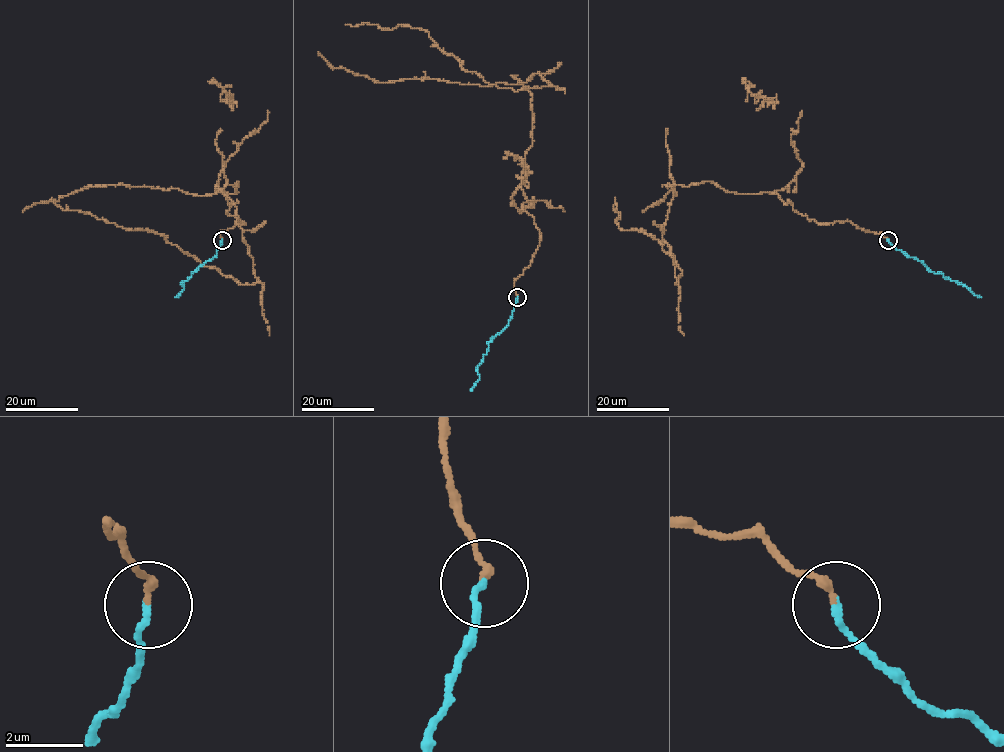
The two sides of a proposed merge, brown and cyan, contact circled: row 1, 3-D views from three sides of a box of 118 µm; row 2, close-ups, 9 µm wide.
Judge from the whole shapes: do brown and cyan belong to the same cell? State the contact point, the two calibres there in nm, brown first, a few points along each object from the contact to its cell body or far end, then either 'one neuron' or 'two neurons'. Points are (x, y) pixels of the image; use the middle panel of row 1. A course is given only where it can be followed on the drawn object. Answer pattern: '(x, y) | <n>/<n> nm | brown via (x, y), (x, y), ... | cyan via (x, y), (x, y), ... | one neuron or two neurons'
(517, 297) | 190/170 nm | brown via (517, 298), (541, 237), (518, 83), (552, 85), (498, 87), (424, 30), (346, 24) | cyan via (517, 298), (508, 325), (488, 343), (477, 368), (479, 379), (470, 391) | one neuron

